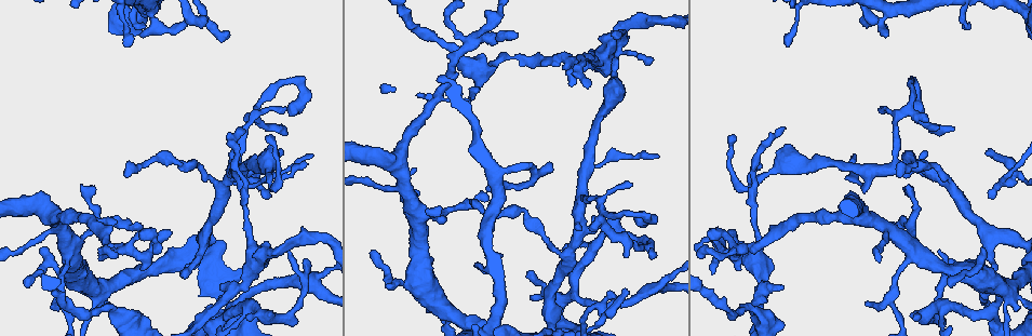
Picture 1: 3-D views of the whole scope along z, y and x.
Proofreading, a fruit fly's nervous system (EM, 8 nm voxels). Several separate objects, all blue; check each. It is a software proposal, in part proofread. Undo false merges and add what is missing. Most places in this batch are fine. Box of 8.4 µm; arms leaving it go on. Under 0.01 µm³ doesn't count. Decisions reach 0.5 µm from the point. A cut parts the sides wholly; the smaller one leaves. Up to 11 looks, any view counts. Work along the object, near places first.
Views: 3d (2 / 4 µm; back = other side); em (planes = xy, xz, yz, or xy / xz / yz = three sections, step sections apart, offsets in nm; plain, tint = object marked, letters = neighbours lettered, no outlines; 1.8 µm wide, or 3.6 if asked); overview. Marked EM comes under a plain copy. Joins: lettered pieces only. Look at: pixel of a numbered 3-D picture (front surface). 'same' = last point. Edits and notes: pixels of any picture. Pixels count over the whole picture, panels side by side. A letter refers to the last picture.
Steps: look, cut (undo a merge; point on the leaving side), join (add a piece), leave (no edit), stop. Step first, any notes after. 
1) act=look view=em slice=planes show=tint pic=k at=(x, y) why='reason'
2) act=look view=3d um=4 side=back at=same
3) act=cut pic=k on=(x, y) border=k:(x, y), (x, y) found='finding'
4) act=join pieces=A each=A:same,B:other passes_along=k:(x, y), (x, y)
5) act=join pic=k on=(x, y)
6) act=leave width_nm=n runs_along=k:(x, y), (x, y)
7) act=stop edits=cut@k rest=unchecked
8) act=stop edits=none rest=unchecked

act=look view=3d um=2 side=back pic=1 at=(588, 85) why='an open end'

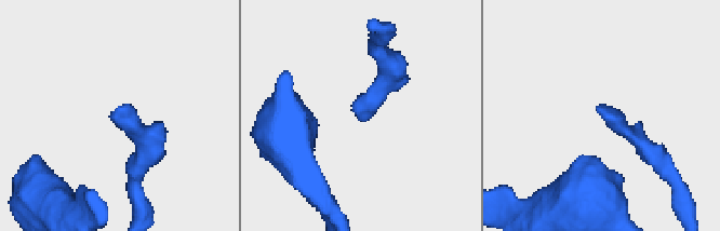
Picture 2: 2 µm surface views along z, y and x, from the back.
act=look view=em slice=xz step=4 show=tint pic=2 at=(118, 108) why='shape alone is not enough'

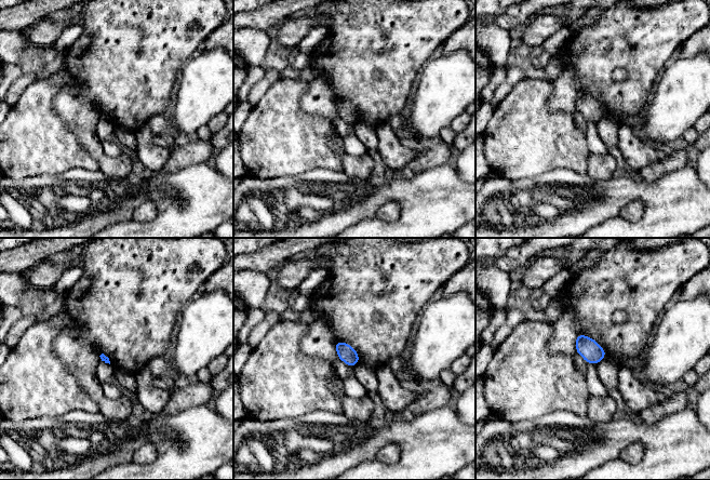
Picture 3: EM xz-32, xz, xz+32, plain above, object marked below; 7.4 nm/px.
act=look view=em slice=planes show=letters at=same why='another direction'

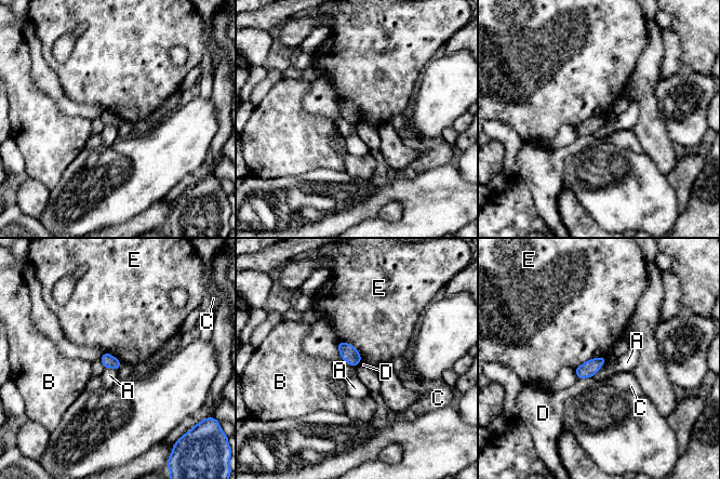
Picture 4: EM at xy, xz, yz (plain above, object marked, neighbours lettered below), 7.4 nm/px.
act=leave width_nm=100 each=A:other,B:other,C:other,D:other,E:other border=4:(337, 342), (349, 343), (361, 361) found='none of them fits'

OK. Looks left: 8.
act=look view=3d um=4 side=back pic=1 at=(784, 288) why='free end'

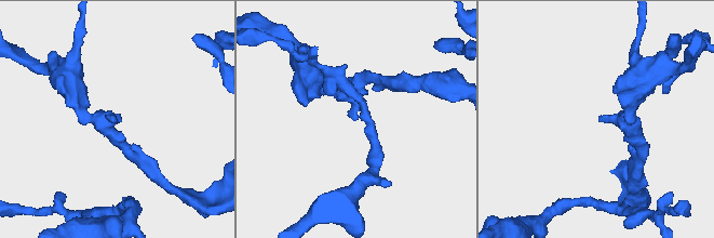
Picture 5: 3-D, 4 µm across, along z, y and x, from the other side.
act=look view=em slice=planes show=tint pic=5 at=(600, 118)

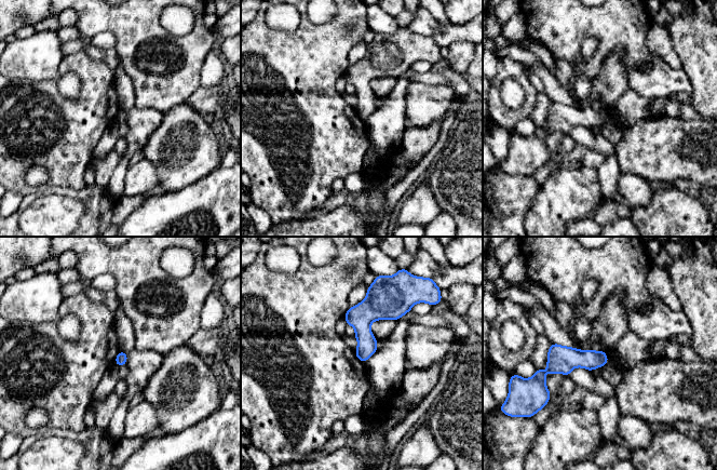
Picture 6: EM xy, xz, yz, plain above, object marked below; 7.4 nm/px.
act=look view=em slice=planes show=letters at=same why='see the neighbours'

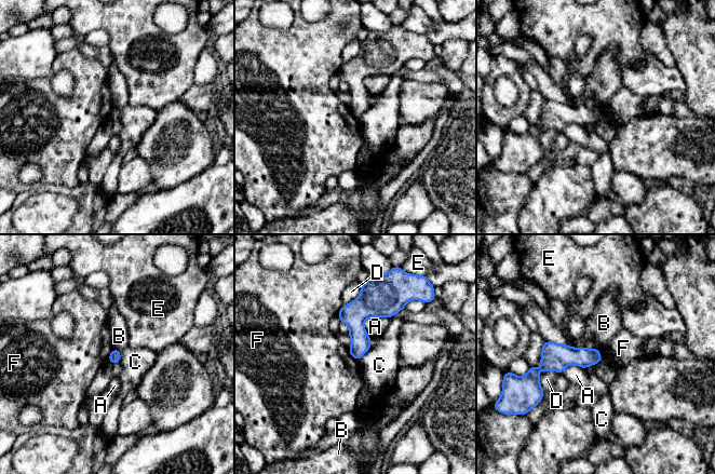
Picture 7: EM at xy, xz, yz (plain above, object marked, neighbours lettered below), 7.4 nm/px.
act=leave each=A:other,B:other,C:other,D:other,E:other,F:other border=7:(348, 349), (349, 353), (358, 360) found='no lettered piece goes on from it'

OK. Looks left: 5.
act=look view=3d um=4 pic=1 at=(953, 260) why='tapers out'

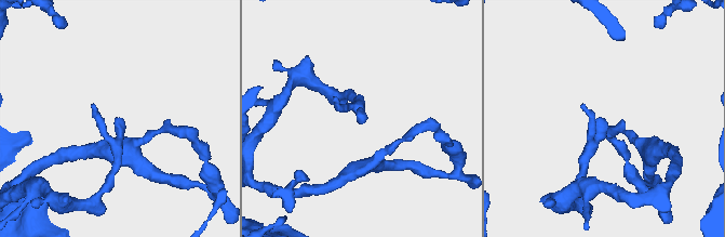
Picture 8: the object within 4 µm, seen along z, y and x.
act=look view=em slice=planes show=letters pic=8 at=(365, 118) why='need the tissue'

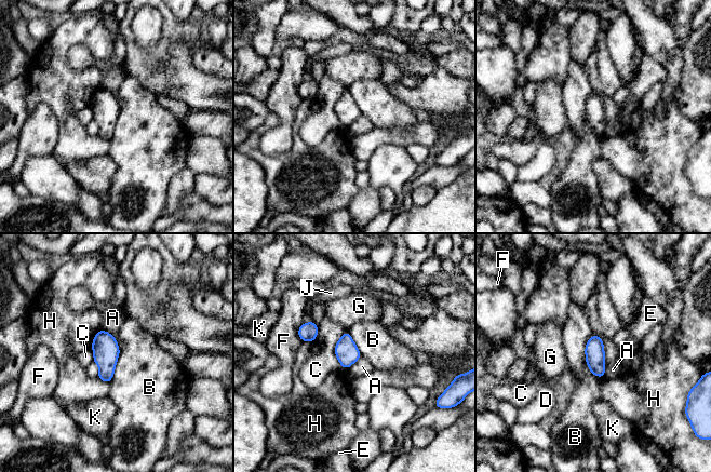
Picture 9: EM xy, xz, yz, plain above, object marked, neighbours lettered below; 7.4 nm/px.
act=leave longest_contact=B:340nm each=A:other,B:other,C:other,D:other,E:other,F:other,G:other,H:other,J:other,K:other border=9:(594, 334), (603, 344), (604, 376) found='no lettered piece goes on from it'

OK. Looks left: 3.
act=look view=3d um=4 pic=1 at=(280, 152) why='tapers out'

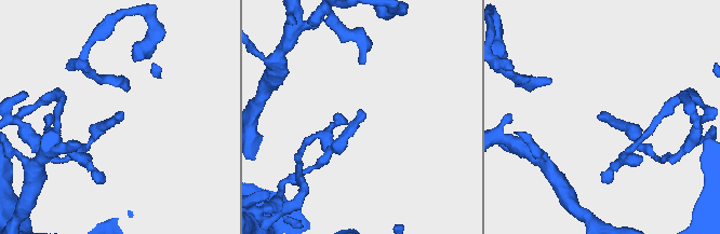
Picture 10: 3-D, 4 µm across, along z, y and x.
act=look view=em slice=xy step=4 show=tint pic=10 at=(600, 115) why='shape alone is not enough'

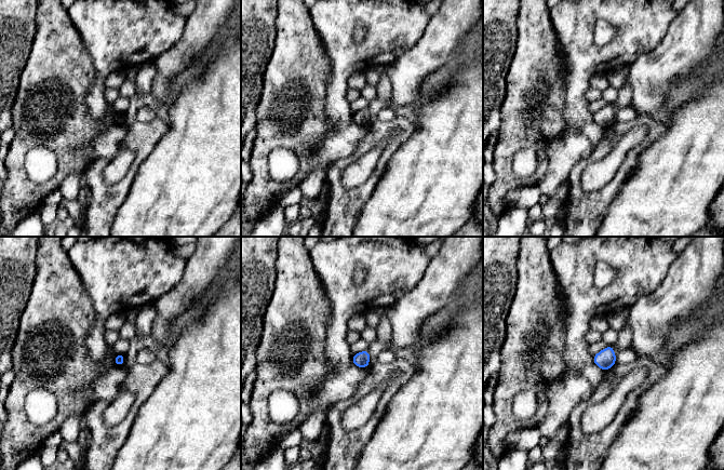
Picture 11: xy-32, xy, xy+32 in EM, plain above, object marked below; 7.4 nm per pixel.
act=look view=em slice=planes show=letters at=same

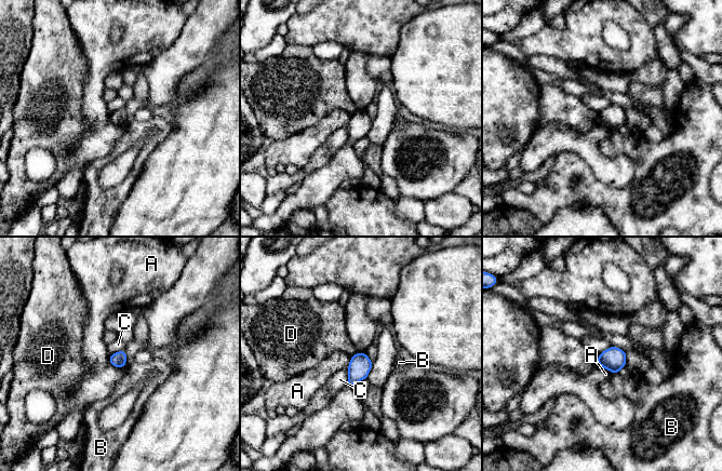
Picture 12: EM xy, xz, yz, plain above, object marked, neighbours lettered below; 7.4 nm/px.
act=leave each=A:other,B:other,C:other,D:other border=12:(348, 367), (348, 381), (345, 385) found='no lettered piece goes on from it'

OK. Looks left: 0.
act=stop edits=none rest=unchecked

